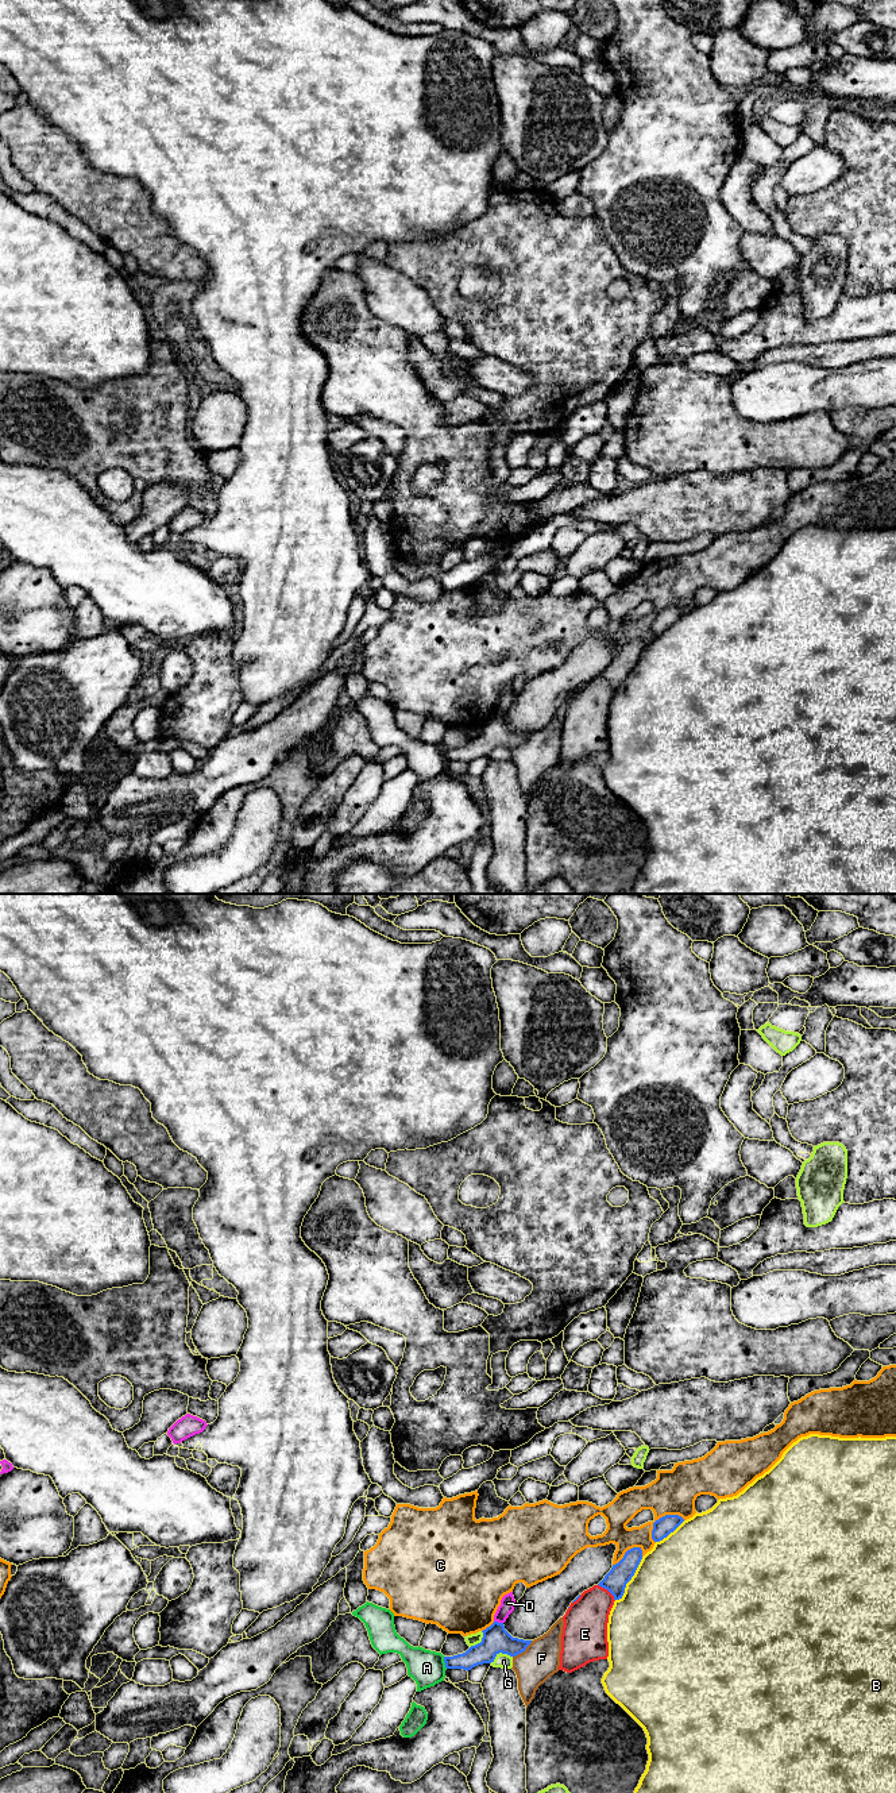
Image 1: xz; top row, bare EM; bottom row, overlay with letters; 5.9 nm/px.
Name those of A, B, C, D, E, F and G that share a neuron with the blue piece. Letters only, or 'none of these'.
none of these

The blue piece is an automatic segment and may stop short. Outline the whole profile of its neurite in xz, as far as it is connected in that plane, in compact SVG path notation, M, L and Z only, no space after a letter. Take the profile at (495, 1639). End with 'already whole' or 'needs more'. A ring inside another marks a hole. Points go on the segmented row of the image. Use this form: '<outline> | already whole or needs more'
M494 1622L482 1631L482 1642L471 1646L466 1653L453 1657L444 1657L447 1669L471 1670L483 1663L494 1662L495 1657L502 1653L515 1657L526 1650L532 1640L513 1638L503 1623Z | already whole

